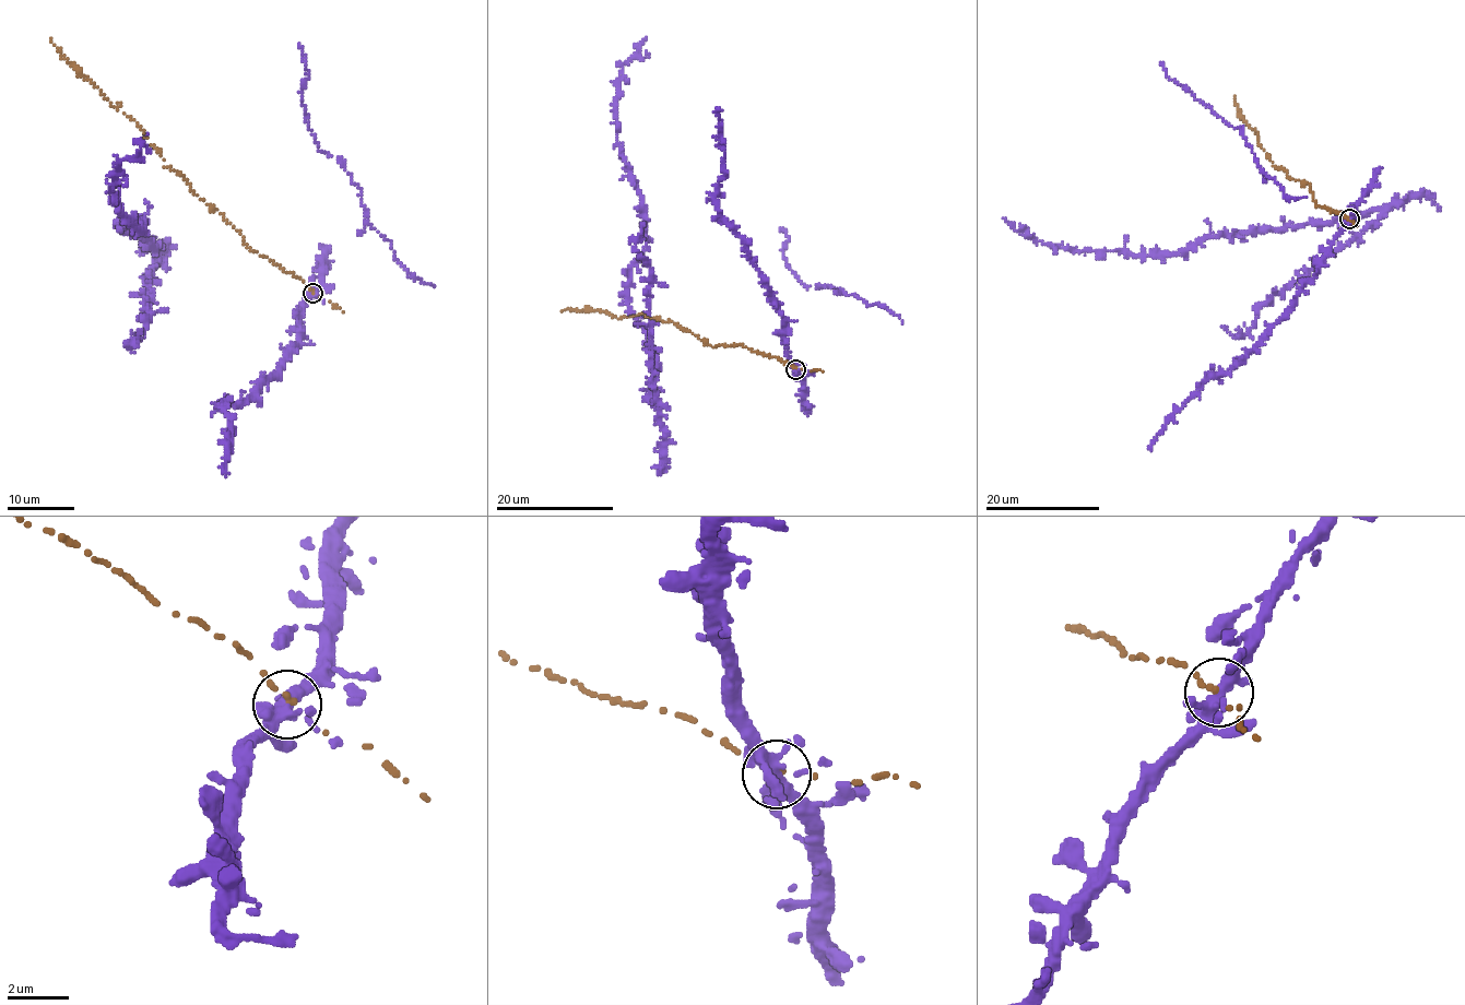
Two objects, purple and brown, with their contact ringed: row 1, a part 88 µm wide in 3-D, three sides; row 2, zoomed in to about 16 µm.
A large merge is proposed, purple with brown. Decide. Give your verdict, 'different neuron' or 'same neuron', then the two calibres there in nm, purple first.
different neuron | 360/170 nm

